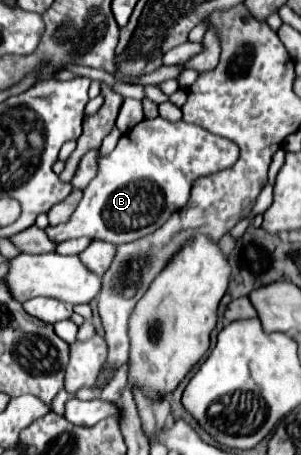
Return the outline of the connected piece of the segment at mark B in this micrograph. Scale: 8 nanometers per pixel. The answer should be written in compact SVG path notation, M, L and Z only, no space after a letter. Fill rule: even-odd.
M161 116L153 120L143 120L133 130L129 130L127 134L119 138L115 150L107 158L99 156L99 174L83 190L83 198L79 206L75 208L71 220L59 226L47 226L45 234L49 236L49 240L57 244L69 238L79 238L79 236L85 236L91 240L105 240L111 244L133 242L141 236L155 232L161 224L167 222L167 218L173 212L177 212L179 208L187 204L193 180L201 176L209 176L217 170L229 168L237 162L237 158L239 158L239 150L231 140L209 134L207 130L201 130L199 126L187 124L183 120L167 122Z

